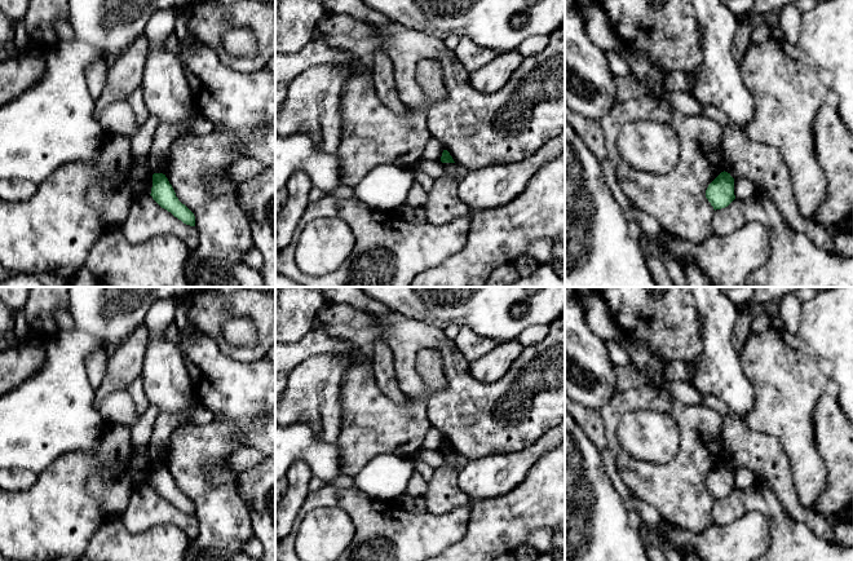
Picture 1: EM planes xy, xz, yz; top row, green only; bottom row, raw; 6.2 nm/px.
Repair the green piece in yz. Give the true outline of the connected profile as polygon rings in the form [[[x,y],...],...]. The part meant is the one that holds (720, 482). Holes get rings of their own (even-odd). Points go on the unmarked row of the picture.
[[[721,461],[707,477],[706,487],[713,499],[728,496],[734,489],[734,468],[728,461]]]

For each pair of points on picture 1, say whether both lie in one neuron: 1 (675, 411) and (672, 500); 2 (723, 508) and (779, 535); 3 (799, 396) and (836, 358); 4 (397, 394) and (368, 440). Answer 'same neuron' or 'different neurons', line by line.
1: same neuron
2: same neuron
3: different neurons
4: different neurons

